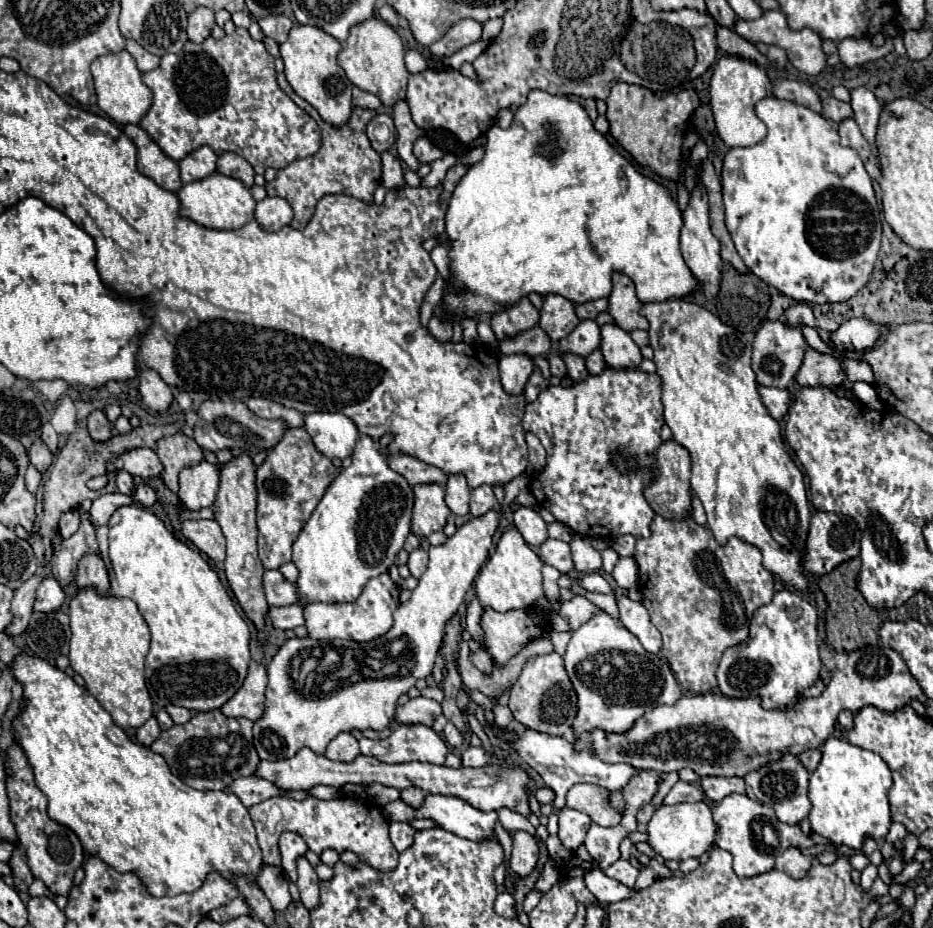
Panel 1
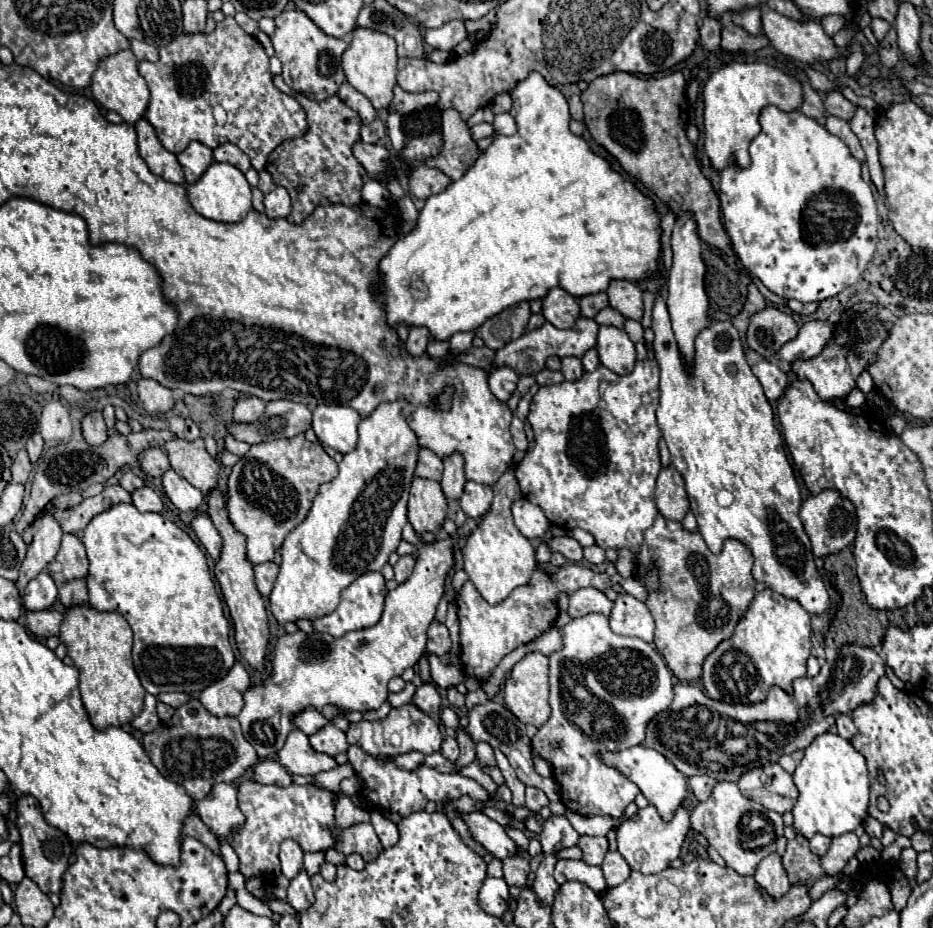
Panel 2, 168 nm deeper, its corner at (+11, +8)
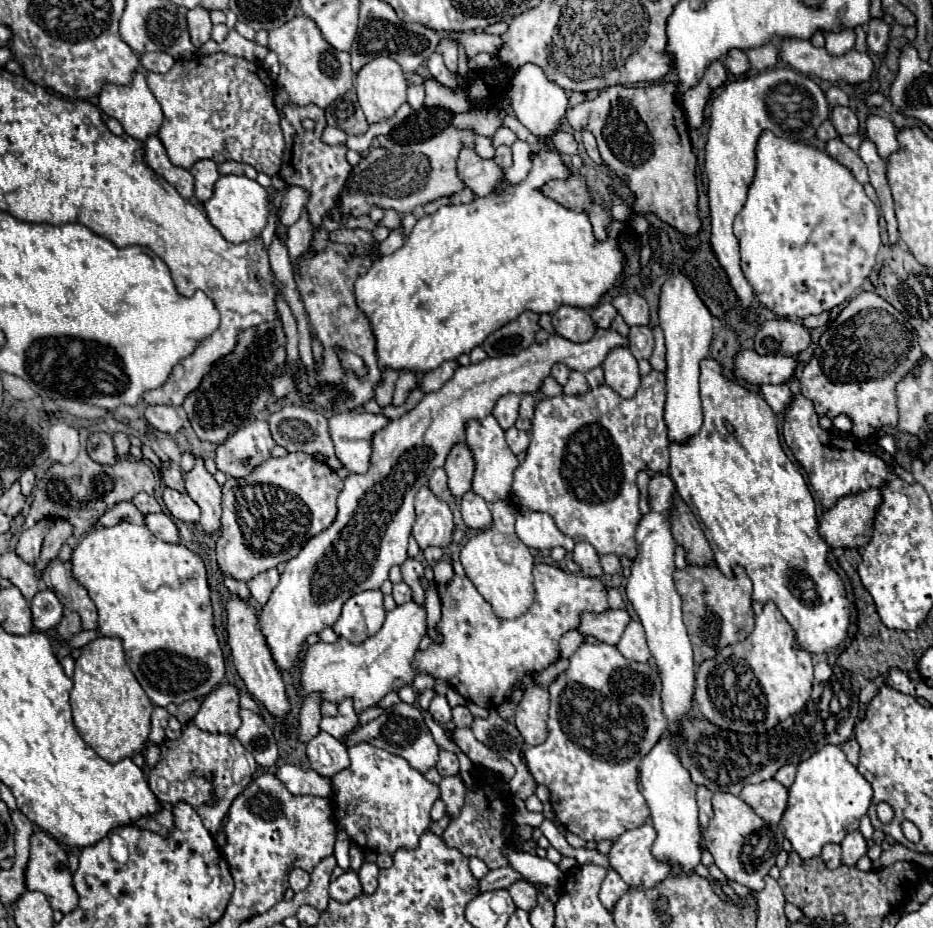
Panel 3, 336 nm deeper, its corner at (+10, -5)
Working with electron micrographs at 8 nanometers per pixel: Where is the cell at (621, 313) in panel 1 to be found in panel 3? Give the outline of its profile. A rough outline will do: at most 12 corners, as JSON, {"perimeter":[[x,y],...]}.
{"perimeter":[[619,294],[613,306],[629,326],[649,326],[641,294]]}

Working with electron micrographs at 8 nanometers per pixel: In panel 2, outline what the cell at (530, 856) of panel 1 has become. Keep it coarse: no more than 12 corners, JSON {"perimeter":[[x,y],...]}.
{"perimeter":[[516,849],[504,863],[504,881],[526,887],[530,855]]}

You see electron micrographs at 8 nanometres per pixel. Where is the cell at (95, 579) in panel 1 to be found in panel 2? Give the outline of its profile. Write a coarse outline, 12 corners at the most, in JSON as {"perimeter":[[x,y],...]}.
{"perimeter":[[86,579],[64,581],[58,589],[66,607],[88,603]]}

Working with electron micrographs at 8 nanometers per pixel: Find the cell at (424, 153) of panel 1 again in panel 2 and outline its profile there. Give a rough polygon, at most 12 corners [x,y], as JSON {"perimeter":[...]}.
{"perimeter":[[444,111],[442,149],[424,159],[458,179],[480,155],[458,111]]}

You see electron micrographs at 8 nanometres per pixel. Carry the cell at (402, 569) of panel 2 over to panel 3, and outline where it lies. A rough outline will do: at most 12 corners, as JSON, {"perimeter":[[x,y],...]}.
{"perimeter":[[405,582],[393,586],[397,606],[411,602],[411,588]]}

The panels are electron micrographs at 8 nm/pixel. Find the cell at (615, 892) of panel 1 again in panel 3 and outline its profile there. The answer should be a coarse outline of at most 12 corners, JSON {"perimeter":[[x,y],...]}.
{"perimeter":[[513,848],[503,854],[529,882],[559,886],[557,864]]}

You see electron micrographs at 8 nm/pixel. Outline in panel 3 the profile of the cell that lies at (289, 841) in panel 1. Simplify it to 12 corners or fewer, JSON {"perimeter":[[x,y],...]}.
{"perimeter":[[301,868],[291,870],[289,886],[293,892],[305,890],[311,880]]}

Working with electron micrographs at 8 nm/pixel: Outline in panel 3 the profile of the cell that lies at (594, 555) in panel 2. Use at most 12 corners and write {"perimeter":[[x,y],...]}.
{"perimeter":[[617,554],[601,558],[605,574],[623,574]]}

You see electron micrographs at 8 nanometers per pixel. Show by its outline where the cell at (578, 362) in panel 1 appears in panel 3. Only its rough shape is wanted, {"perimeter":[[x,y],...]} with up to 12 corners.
{"perimeter":[[573,370],[563,394],[581,396],[589,390],[585,376]]}

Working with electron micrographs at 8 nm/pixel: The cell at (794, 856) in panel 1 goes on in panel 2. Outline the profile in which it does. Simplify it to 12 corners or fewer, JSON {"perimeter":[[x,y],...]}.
{"perimeter":[[774,851],[764,857],[754,879],[772,897],[790,889],[782,857]]}

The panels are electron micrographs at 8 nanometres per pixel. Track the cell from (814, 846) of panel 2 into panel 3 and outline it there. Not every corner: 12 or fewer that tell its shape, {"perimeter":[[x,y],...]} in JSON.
{"perimeter":[[827,844],[821,858],[829,868],[841,866],[841,846]]}

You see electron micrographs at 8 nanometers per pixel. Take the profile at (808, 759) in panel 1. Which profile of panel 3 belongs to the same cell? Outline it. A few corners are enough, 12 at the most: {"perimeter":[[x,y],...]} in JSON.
{"perimeter":[[781,766],[773,778],[785,788],[795,780],[795,766]]}

